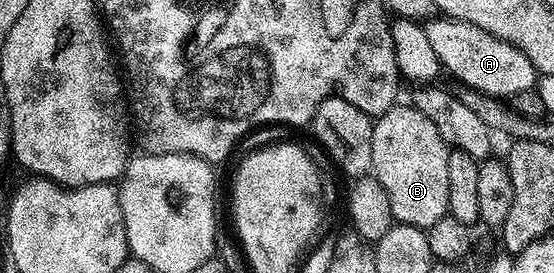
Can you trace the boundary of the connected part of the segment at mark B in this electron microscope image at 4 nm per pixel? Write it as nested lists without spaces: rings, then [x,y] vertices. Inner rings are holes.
[[[395,106],[382,113],[374,120],[372,130],[372,175],[386,191],[390,209],[395,221],[400,224],[411,224],[423,230],[429,230],[440,218],[444,218],[450,210],[448,206],[448,158],[452,148],[444,138],[440,138],[440,130],[420,114],[413,106]]]

